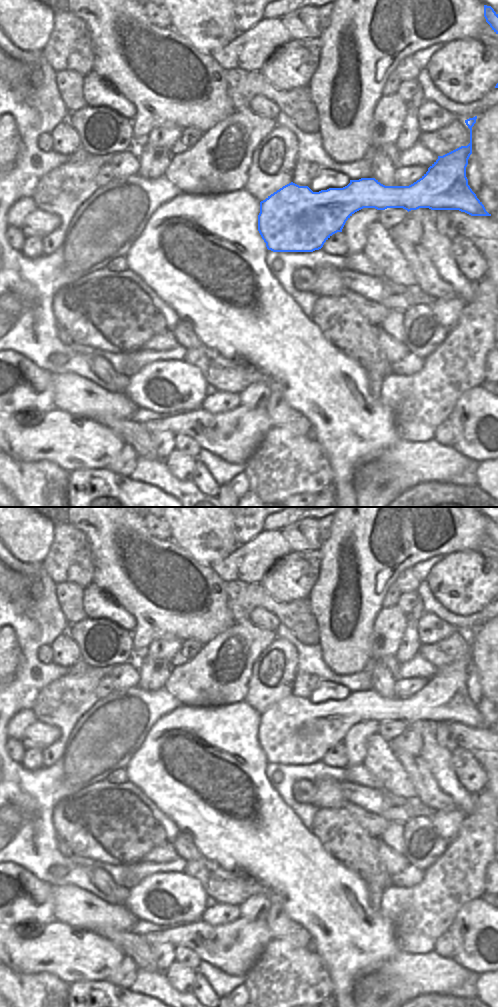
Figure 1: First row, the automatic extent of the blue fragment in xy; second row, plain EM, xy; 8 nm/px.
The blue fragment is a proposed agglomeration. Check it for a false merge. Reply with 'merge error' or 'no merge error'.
no merge error

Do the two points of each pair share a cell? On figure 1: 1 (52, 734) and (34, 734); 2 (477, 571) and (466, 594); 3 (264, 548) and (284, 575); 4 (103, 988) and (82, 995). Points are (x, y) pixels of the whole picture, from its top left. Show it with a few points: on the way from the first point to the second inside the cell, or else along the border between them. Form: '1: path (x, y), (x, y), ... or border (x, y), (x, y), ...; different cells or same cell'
1: path (48, 734), (38, 734); same cell
2: path (471, 577), (466, 582), (466, 588); same cell
3: border (291, 551), (285, 554), (266, 573), (261, 581); different cells
4: path (98, 993), (89, 993), (87, 995); same cell

